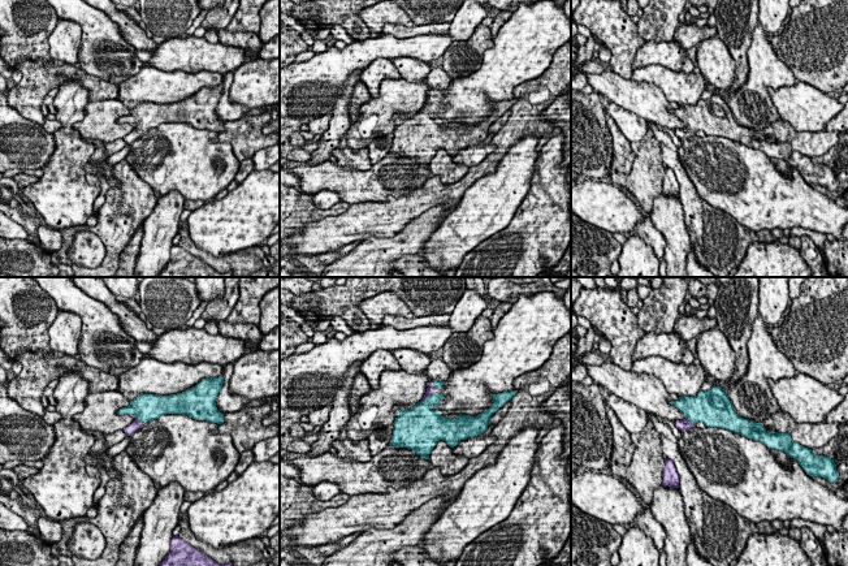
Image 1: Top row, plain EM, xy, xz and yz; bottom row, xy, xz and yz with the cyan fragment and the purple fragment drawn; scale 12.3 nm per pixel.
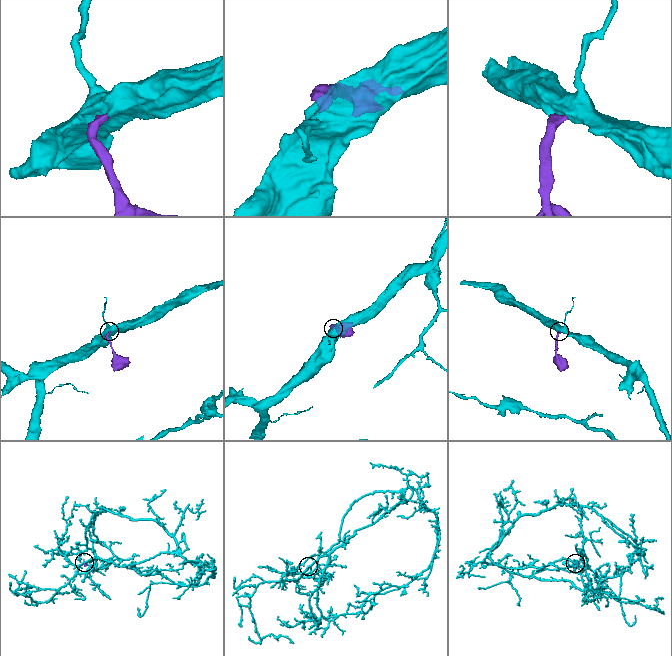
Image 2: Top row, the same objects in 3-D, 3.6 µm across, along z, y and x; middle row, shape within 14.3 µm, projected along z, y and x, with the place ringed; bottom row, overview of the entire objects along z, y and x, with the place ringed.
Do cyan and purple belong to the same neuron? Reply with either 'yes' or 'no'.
yes

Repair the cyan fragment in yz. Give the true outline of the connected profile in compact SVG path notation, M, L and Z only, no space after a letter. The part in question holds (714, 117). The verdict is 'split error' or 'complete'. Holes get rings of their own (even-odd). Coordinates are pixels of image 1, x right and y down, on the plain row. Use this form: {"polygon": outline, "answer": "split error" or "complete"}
{"polygon": "M713 94L709 100L700 99L695 105L679 105L670 112L684 124L683 129L675 130L679 139L689 139L702 130L705 135L723 137L753 150L761 150L769 157L787 161L809 185L825 186L830 191L836 191L839 187L836 173L830 165L814 164L812 157L793 151L788 142L775 139L767 142L763 133L739 125L726 99L719 94Z", "answer": "split error"}

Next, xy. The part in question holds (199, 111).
{"polygon": "M222 83L217 87L203 87L195 95L177 103L157 104L139 103L130 113L118 118L120 124L133 124L135 129L122 139L130 144L143 135L144 130L151 130L161 124L181 122L195 129L205 129L221 133L224 122L216 116L216 107L224 91Z", "answer": "split error"}

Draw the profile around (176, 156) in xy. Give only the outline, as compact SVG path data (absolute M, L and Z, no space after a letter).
M166 122L144 133L127 144L126 163L139 178L160 195L178 191L185 199L209 202L225 190L239 170L239 161L229 142L215 142L219 133L195 129L189 124Z

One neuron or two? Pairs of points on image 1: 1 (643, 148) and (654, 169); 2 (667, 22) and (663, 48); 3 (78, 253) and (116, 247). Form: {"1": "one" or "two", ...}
{"1": "one", "2": "two", "3": "two"}

